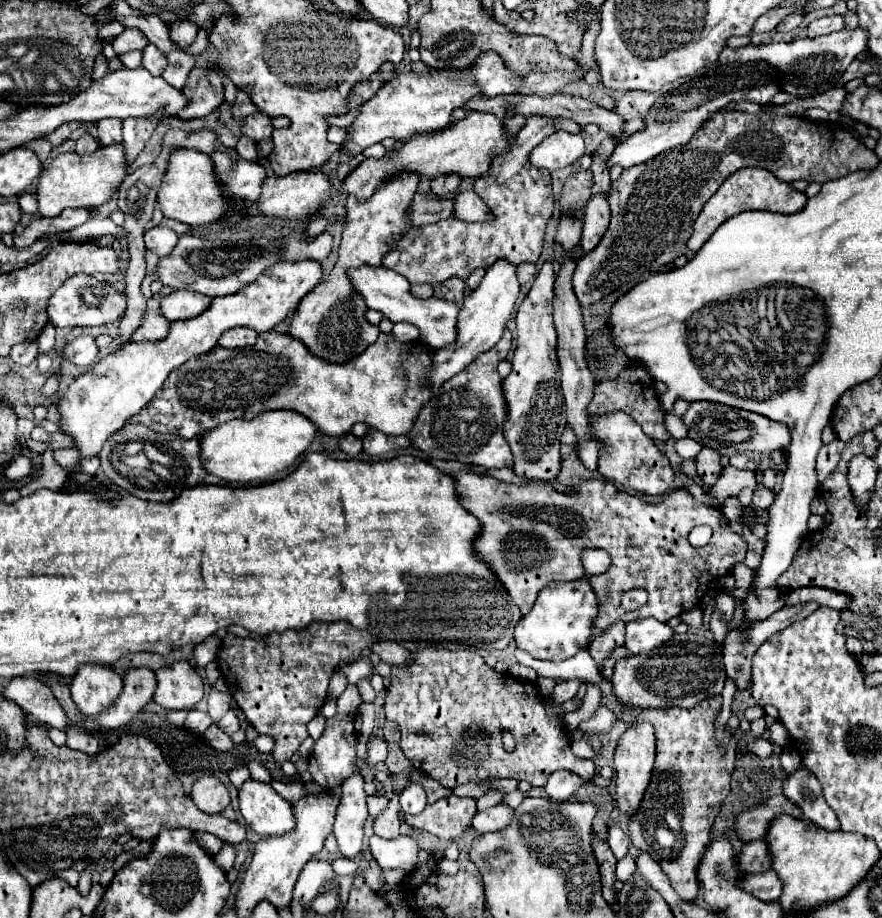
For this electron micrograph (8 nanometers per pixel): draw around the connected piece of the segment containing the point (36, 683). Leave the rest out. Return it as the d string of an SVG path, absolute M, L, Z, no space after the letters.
M13 677L3 687L3 697L17 703L37 721L47 723L57 729L65 729L67 717L55 699L51 687L37 677Z

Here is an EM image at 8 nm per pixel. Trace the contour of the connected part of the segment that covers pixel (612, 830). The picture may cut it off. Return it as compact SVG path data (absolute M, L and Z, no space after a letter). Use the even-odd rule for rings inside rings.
M617 825L609 827L609 847L611 847L611 851L613 851L613 855L617 859L623 859L627 855L629 835L621 827L617 827Z

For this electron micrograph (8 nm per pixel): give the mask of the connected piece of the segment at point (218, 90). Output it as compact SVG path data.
M219 67L193 69L187 85L183 87L183 93L187 93L191 105L187 105L187 109L183 109L179 117L195 119L195 117L207 117L209 113L217 111L225 103L223 77L227 77L227 73Z

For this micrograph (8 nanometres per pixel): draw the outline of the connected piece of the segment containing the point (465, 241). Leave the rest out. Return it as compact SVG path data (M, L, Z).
M529 115L525 127L519 131L515 149L509 149L503 157L495 157L489 171L475 181L475 193L495 213L495 221L491 225L465 223L453 217L433 225L413 227L407 237L395 241L395 249L387 253L383 265L401 273L409 283L439 283L455 275L465 279L477 267L489 269L495 259L501 257L513 265L537 263L543 251L547 221L555 209L555 199L549 173L531 169L531 165L527 165L527 153L557 131L555 121L559 121L559 117Z

